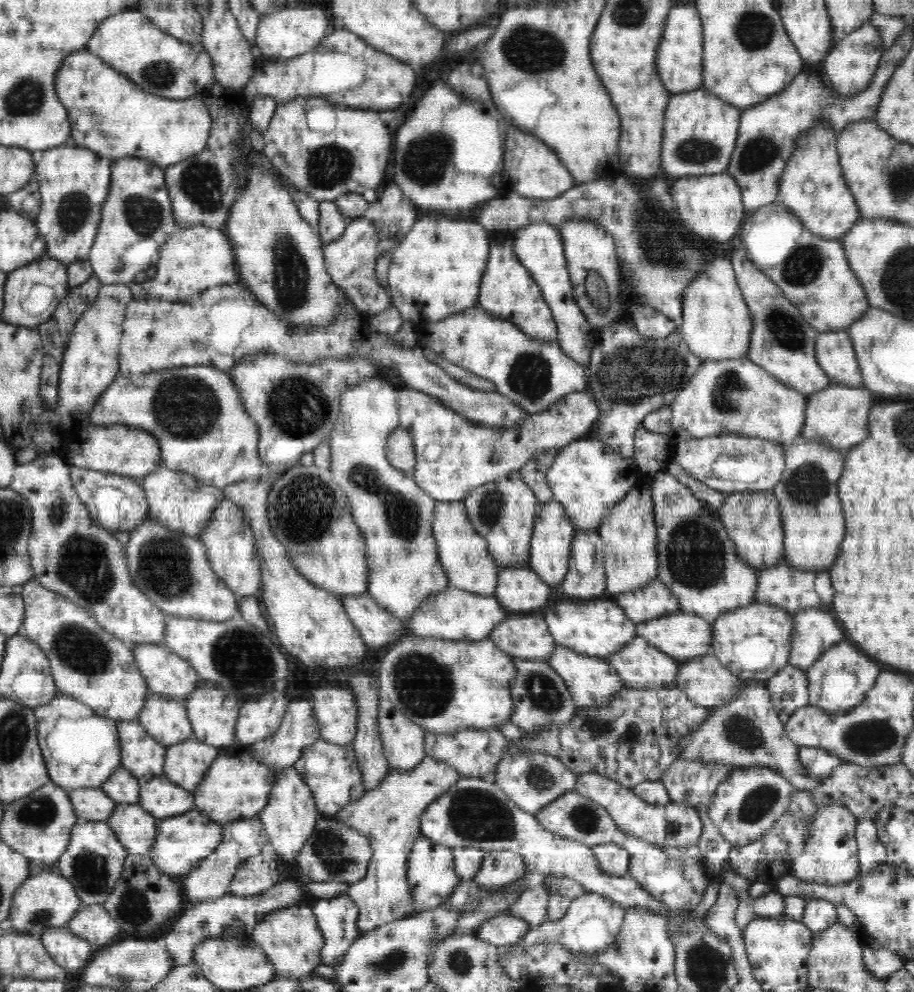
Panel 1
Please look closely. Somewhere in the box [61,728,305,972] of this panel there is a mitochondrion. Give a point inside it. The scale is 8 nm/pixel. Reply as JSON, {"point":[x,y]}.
{"point":[90,869]}

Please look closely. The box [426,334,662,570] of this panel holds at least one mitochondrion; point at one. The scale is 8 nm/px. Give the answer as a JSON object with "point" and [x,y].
{"point":[529,375]}

